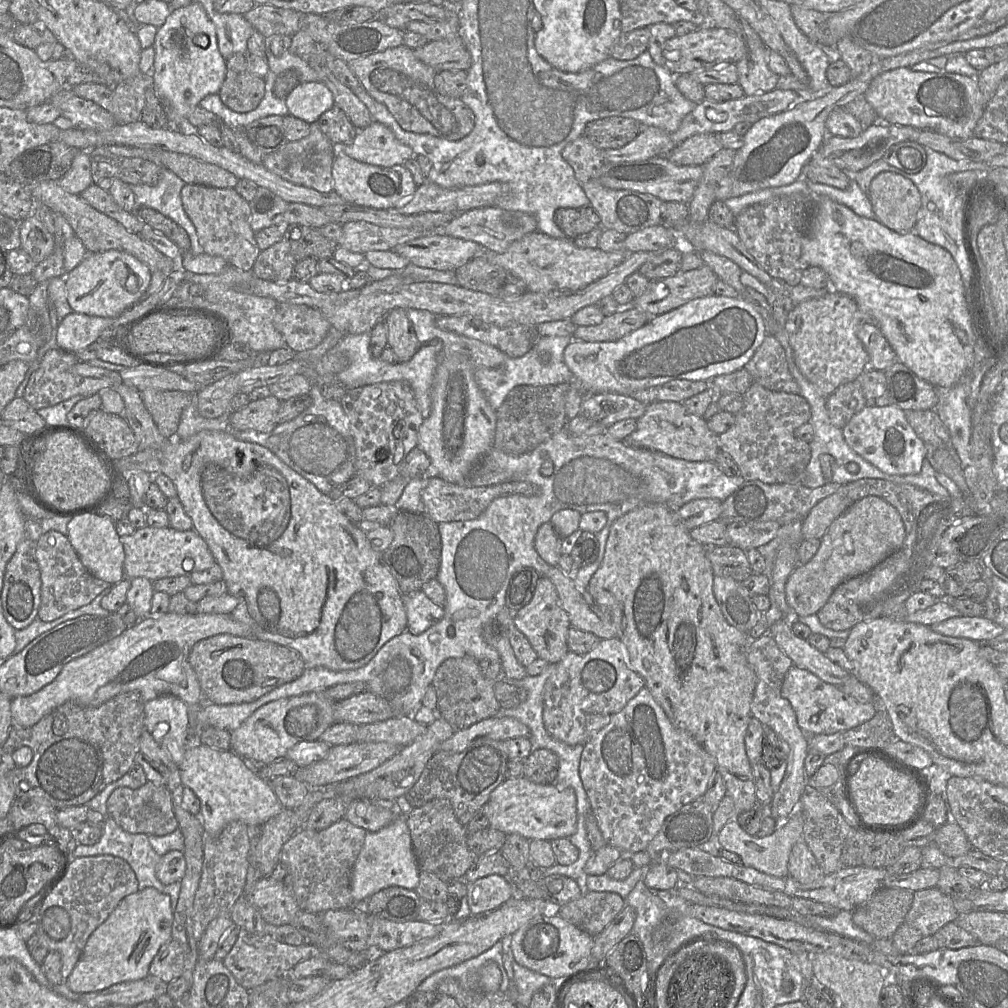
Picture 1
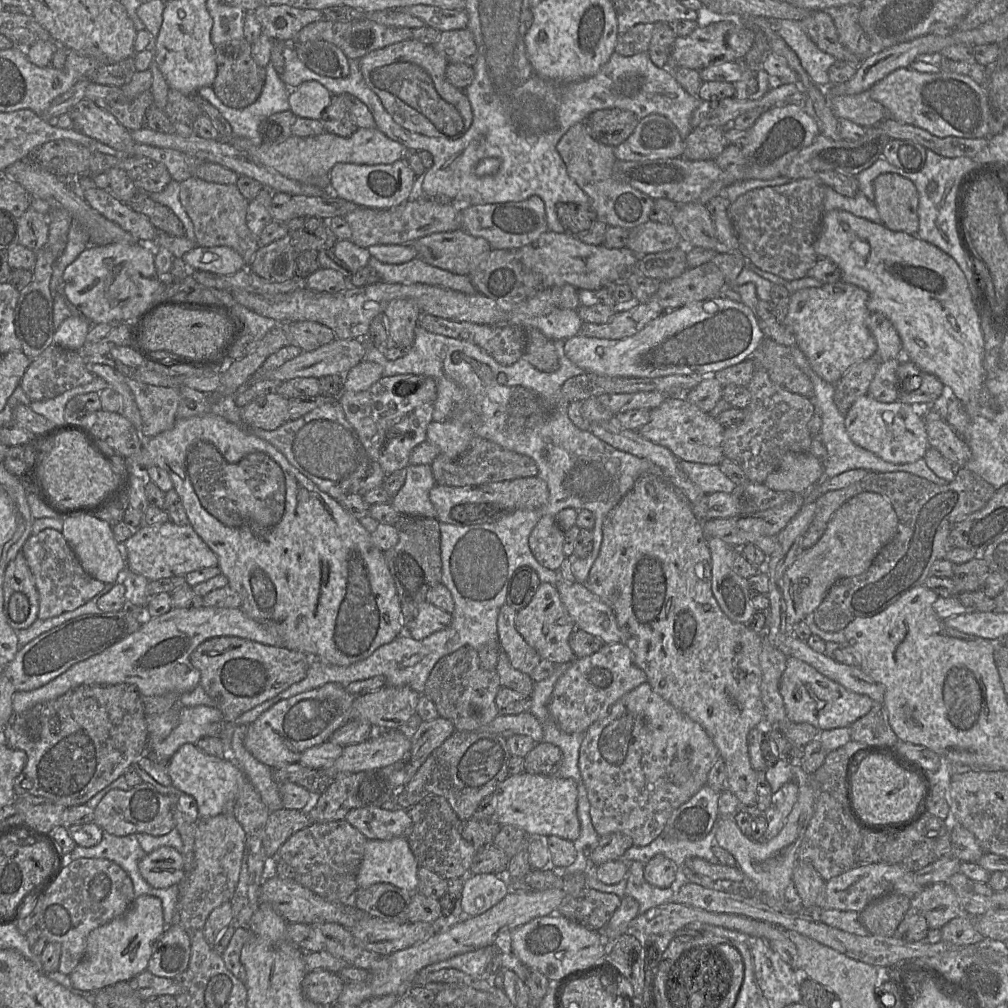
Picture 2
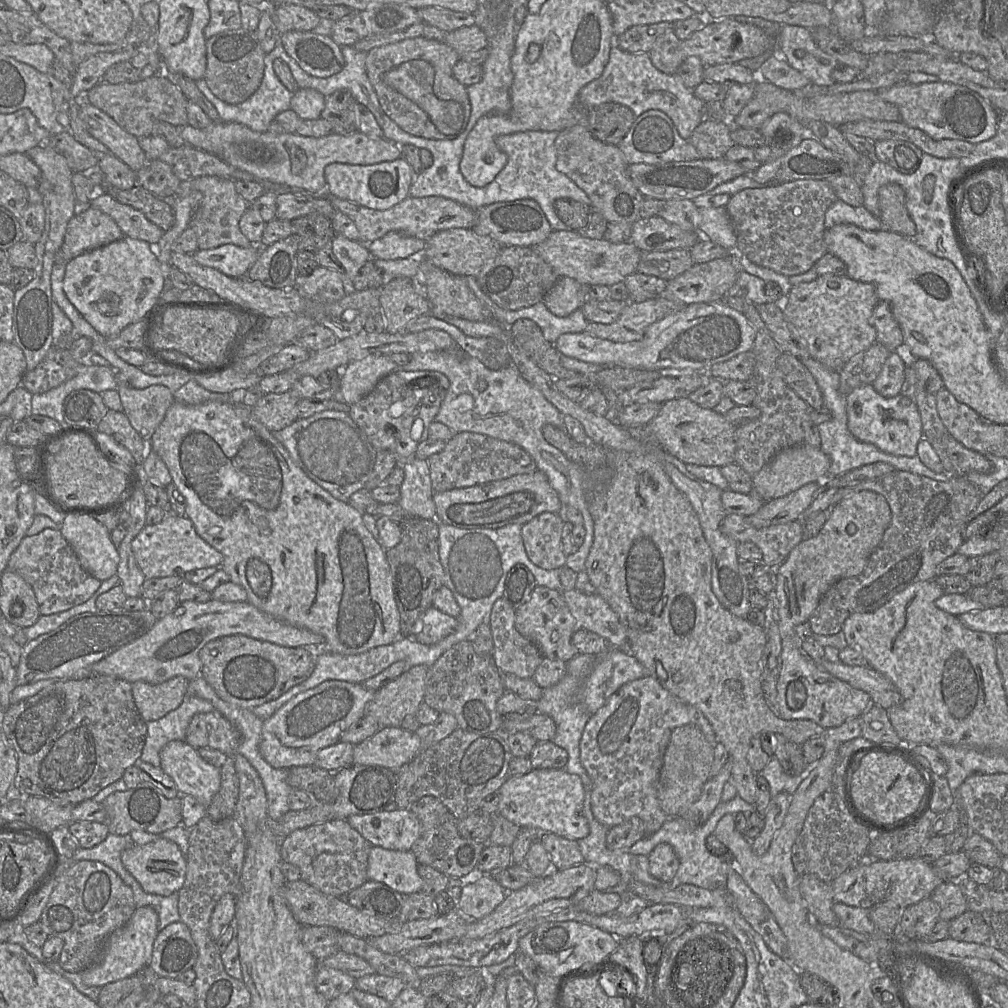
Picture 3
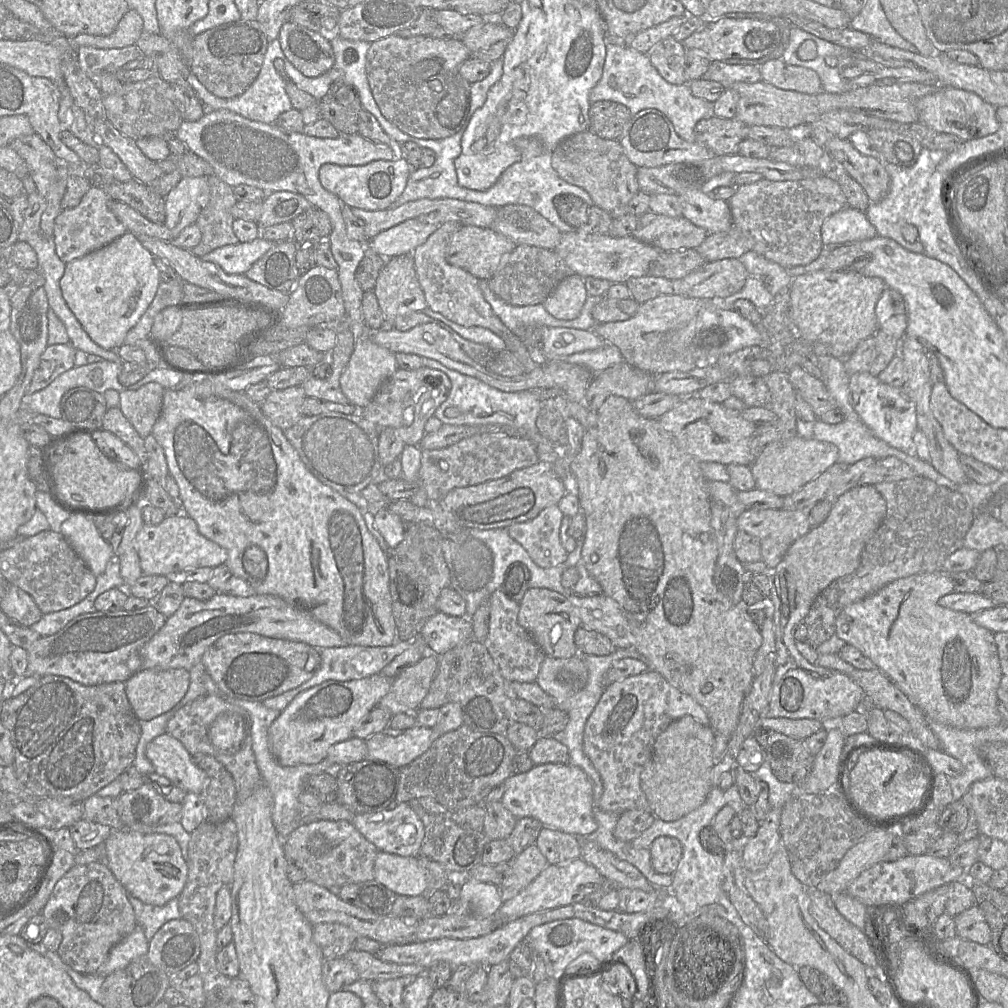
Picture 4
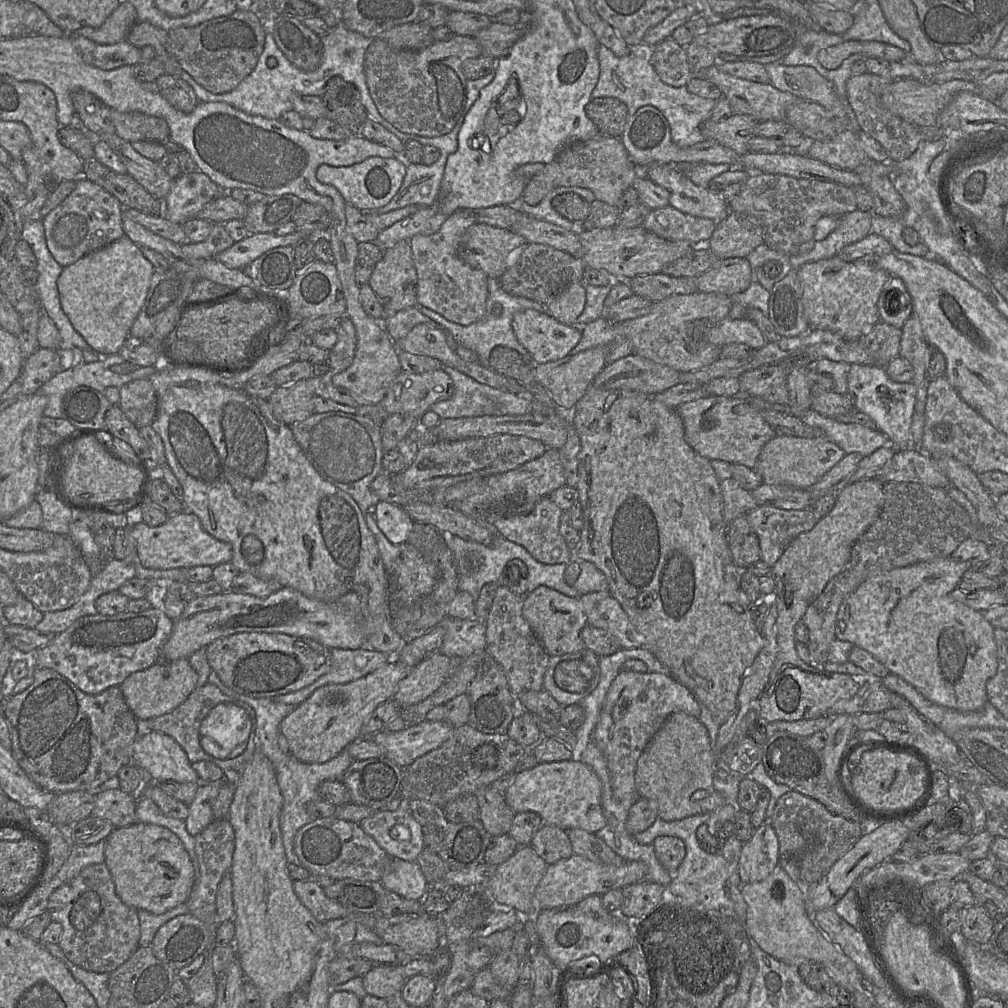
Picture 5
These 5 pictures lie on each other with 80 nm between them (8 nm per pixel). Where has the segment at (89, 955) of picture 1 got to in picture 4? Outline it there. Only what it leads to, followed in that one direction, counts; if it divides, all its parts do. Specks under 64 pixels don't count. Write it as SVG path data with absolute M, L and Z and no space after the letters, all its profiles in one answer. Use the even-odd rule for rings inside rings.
M137 924L132 933L111 949L98 974L107 977L125 968L134 959L146 956L149 950L149 942L145 937L143 928Z

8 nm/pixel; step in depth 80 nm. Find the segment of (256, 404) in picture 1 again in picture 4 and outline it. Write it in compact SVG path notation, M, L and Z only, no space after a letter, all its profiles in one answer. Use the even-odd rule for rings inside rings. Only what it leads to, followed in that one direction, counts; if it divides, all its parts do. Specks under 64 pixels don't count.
M301 385L288 387L283 390L272 390L263 403L260 404L262 413L281 430L295 425L304 415L302 405L306 398Z

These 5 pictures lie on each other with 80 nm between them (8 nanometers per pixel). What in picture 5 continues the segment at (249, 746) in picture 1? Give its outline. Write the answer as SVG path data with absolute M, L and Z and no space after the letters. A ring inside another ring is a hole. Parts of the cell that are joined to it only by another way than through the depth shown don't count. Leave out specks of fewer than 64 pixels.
M395 660L351 683L329 684L317 689L280 724L287 751L297 760L308 764L334 759L350 743L361 738L361 730L367 719L377 707L392 699L399 682L413 669Z

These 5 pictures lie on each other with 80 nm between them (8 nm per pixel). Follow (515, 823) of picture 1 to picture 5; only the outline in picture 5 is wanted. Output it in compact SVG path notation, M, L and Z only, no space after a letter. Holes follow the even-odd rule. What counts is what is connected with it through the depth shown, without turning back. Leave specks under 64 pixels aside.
M569 760L569 761L561 761L561 762L551 762L551 763L541 763L538 764L536 767L534 767L531 770L526 770L524 772L521 772L519 774L516 774L513 784L507 789L505 792L505 800L510 809L515 813L521 813L521 812L534 812L538 814L544 824L556 826L559 828L562 828L564 830L569 829L582 829L590 833L596 833L603 829L607 825L607 820L603 814L602 806L601 806L601 782L596 773L586 764L580 761L576 760Z

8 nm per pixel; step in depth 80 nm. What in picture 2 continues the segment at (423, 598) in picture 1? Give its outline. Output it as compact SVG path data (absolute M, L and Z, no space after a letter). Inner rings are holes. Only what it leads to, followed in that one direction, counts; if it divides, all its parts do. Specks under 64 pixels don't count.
M425 601L418 609L408 635L415 640L422 640L434 632L445 629L451 622L451 614Z

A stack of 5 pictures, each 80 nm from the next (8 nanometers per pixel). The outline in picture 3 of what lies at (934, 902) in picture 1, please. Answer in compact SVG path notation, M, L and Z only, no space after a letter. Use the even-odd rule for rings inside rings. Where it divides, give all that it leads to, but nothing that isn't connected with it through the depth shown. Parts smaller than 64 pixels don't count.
M944 881L929 897L940 906L941 920L951 921L967 911L966 899L959 881Z

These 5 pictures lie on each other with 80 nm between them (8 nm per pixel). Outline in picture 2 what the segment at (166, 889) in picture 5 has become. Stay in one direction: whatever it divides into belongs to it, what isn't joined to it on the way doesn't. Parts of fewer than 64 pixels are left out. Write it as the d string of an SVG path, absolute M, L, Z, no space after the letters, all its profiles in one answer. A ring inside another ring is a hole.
M173 847L157 848L139 862L142 877L153 888L165 889L178 885L184 877L182 854Z

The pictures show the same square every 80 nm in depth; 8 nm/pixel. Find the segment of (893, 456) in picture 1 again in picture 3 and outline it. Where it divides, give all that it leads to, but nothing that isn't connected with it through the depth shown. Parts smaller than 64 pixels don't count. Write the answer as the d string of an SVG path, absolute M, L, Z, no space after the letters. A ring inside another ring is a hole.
M869 384L854 389L846 397L846 409L848 429L858 440L873 444L891 455L917 455L917 445L923 438L922 423L916 403L907 395L900 393L885 398Z

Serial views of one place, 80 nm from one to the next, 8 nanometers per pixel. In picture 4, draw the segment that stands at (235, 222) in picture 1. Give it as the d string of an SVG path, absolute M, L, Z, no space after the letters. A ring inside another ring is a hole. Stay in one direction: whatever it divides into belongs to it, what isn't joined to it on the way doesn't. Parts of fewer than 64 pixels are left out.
M212 174L207 177L211 195L207 206L202 210L195 224L199 227L202 239L190 251L202 257L225 245L235 245L240 241L233 232L234 217L231 209L237 202L233 187Z

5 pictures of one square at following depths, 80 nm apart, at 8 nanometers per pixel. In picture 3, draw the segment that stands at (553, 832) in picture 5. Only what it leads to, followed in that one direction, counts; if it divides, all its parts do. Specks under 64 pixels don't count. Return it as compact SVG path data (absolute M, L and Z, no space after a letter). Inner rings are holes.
M542 833L539 841L547 851L551 869L565 870L584 862L579 844L553 833Z

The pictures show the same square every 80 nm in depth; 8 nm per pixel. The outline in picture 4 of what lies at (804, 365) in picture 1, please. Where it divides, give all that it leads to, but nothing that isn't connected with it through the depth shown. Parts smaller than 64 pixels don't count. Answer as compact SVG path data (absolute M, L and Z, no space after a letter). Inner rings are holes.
M821 269L795 277L790 286L791 321L800 338L830 347L830 355L844 359L878 329L876 305L886 283L879 277L868 277L858 271Z

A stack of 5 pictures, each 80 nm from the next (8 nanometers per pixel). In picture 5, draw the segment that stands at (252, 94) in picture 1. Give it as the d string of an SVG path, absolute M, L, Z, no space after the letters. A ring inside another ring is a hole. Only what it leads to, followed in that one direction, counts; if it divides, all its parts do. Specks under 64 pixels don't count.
M237 9L234 13L205 21L194 27L178 27L168 31L171 52L181 65L198 84L214 94L223 94L235 89L256 67L263 52L268 26L252 10Z

